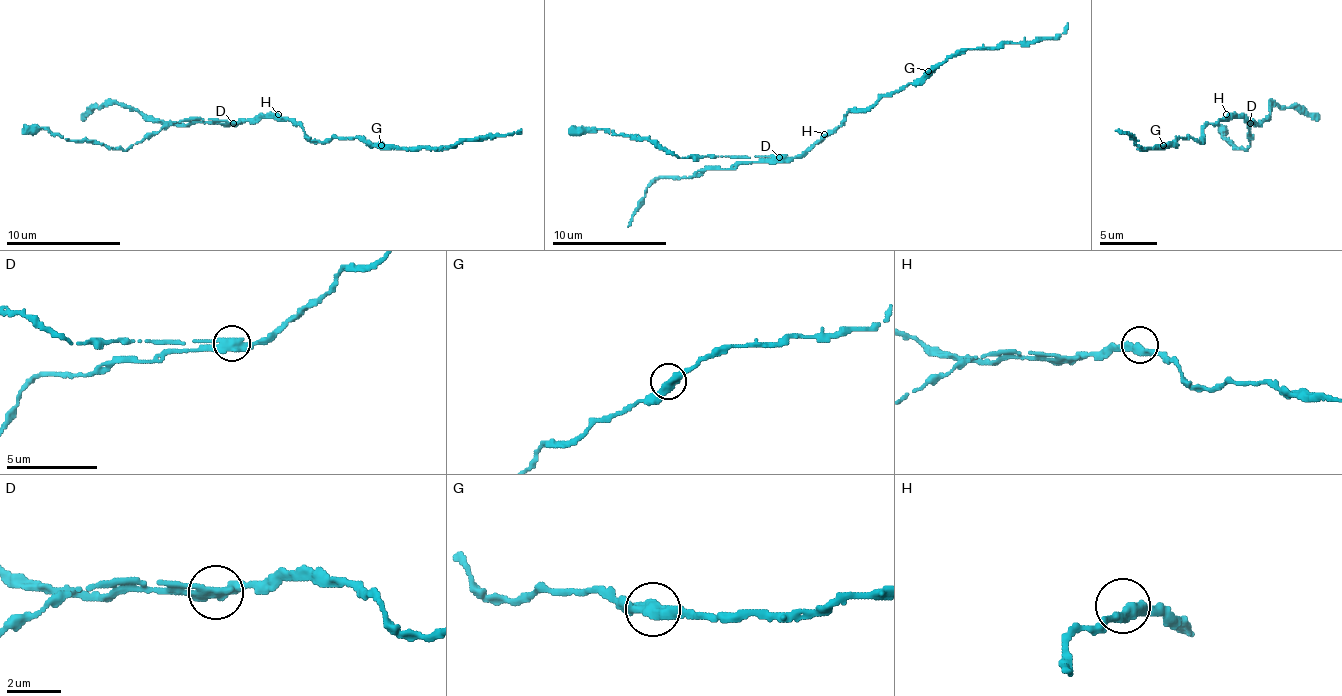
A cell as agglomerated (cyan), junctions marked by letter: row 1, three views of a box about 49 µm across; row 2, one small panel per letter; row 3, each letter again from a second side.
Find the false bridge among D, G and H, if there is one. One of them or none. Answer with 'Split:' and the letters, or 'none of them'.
Split: D

